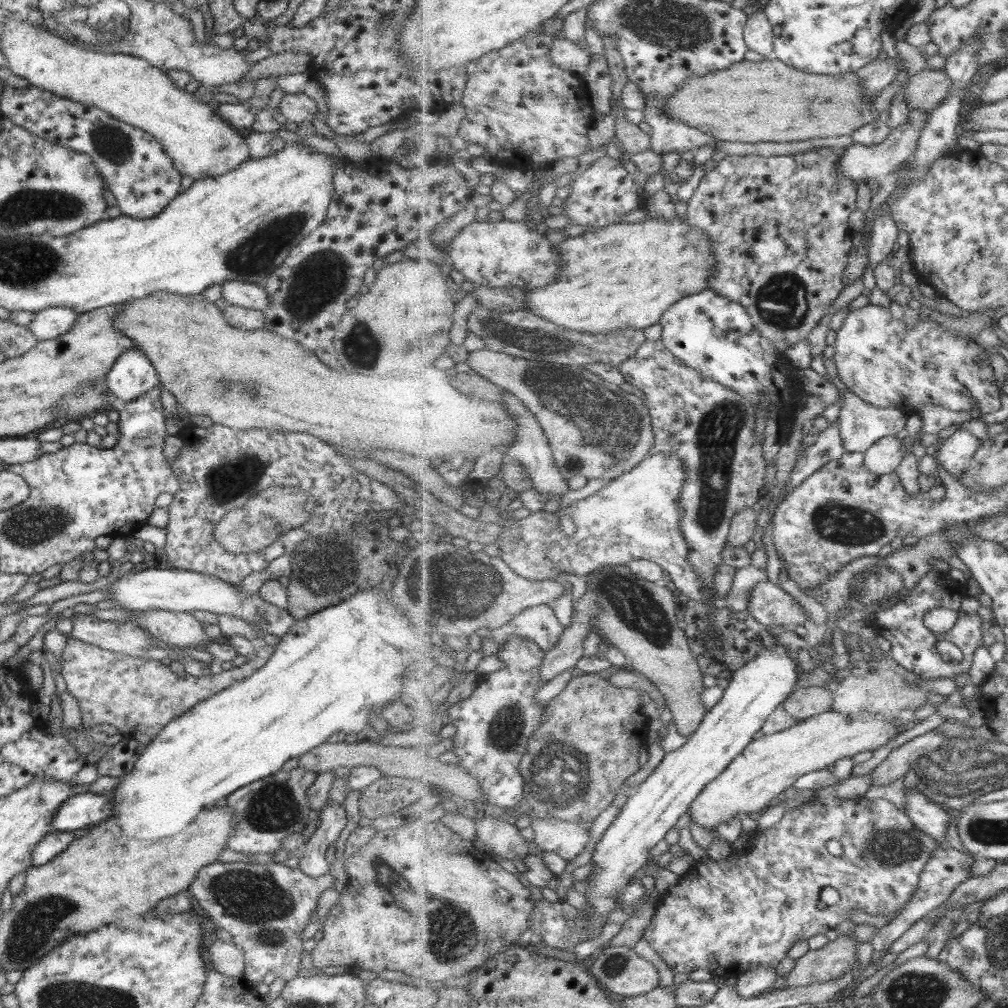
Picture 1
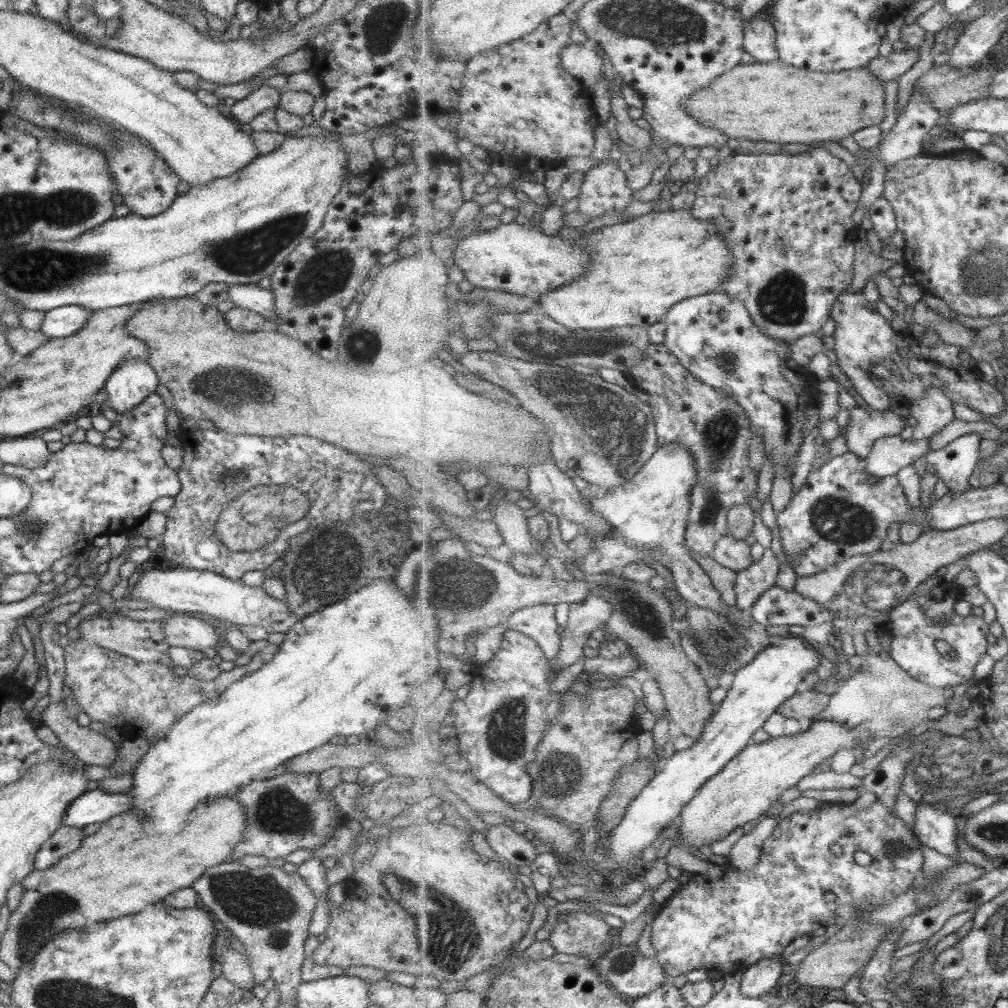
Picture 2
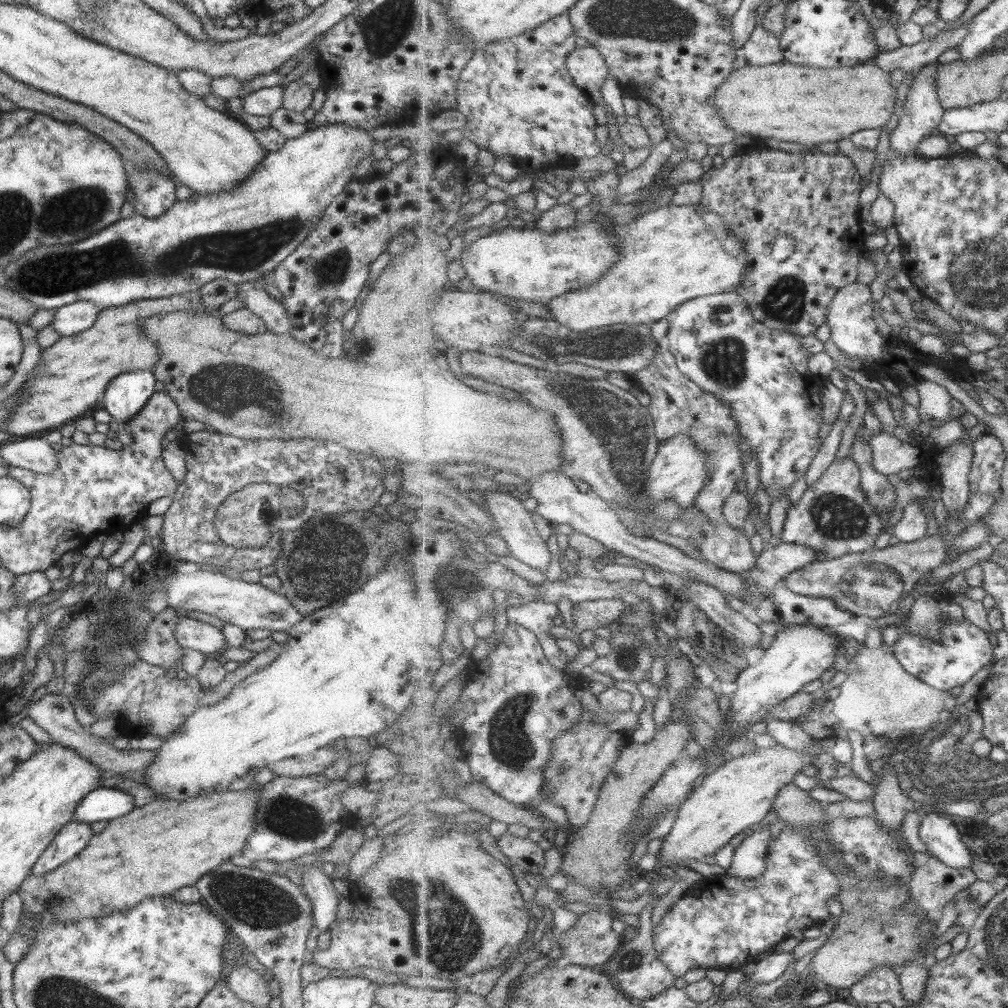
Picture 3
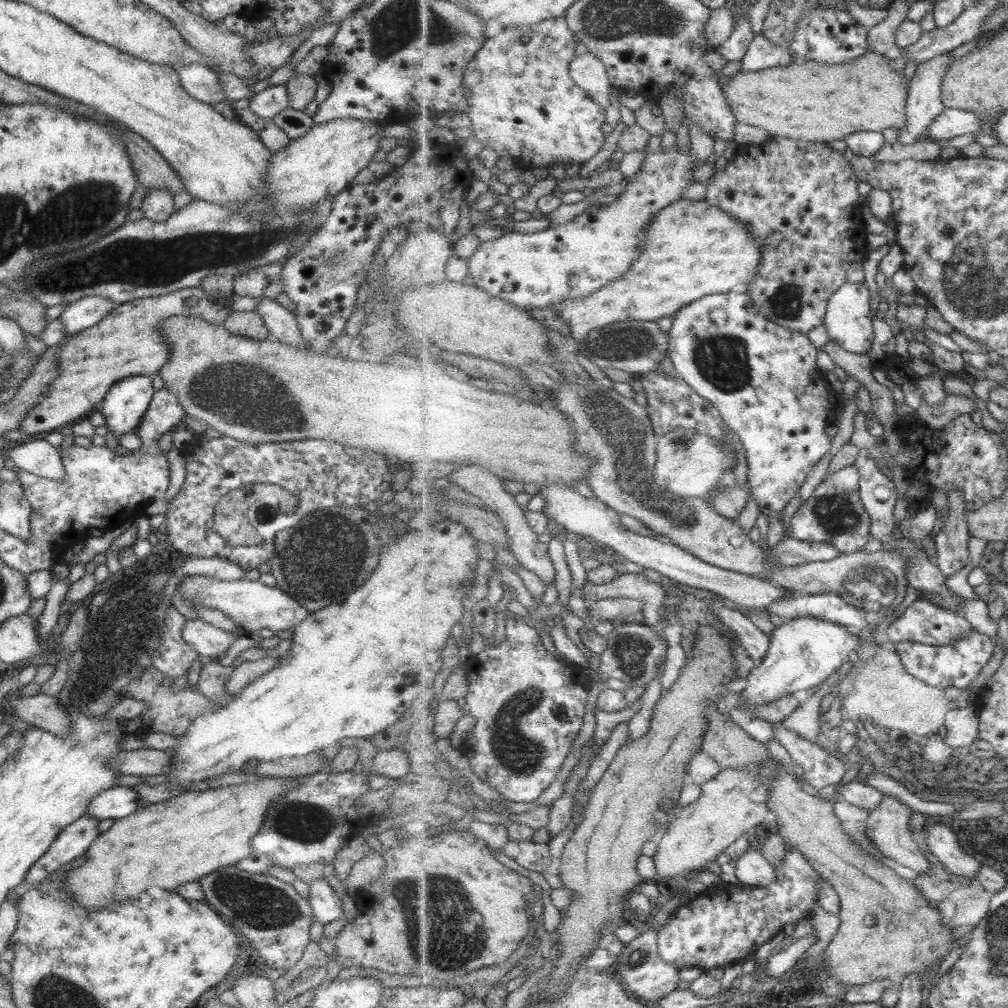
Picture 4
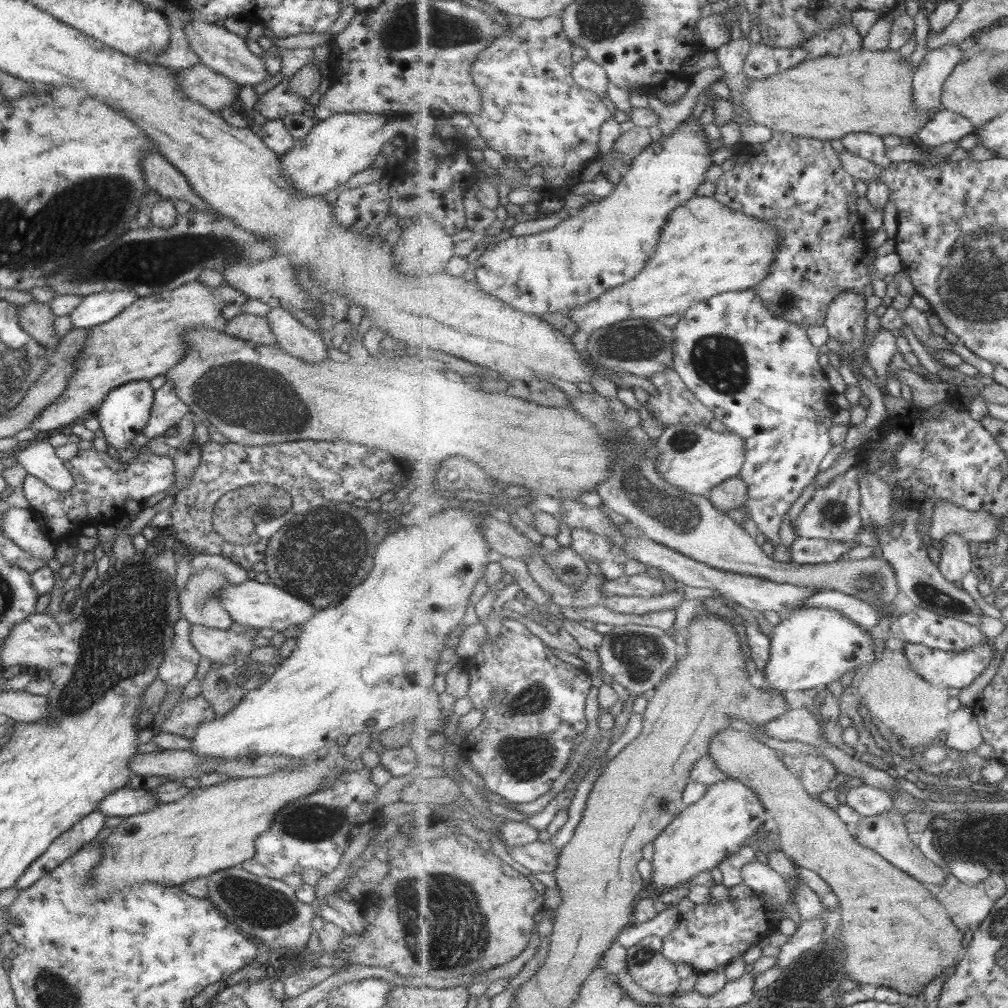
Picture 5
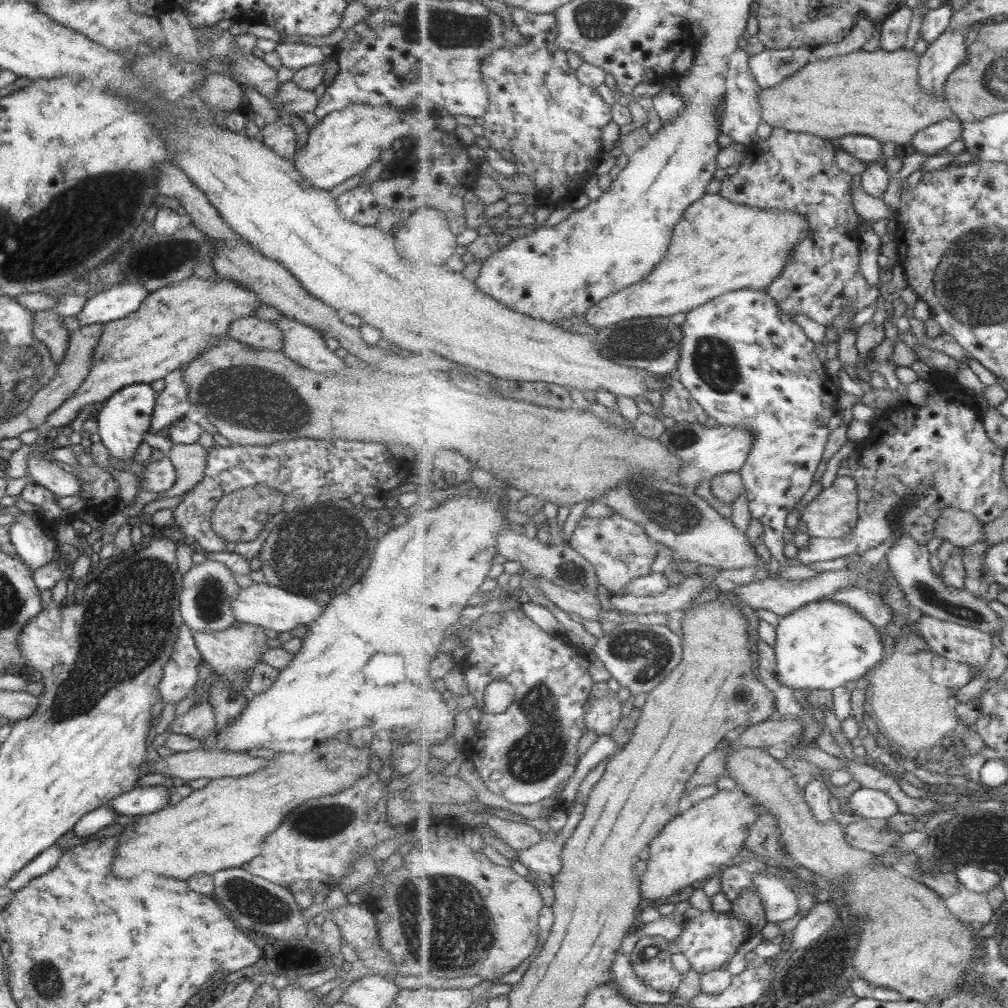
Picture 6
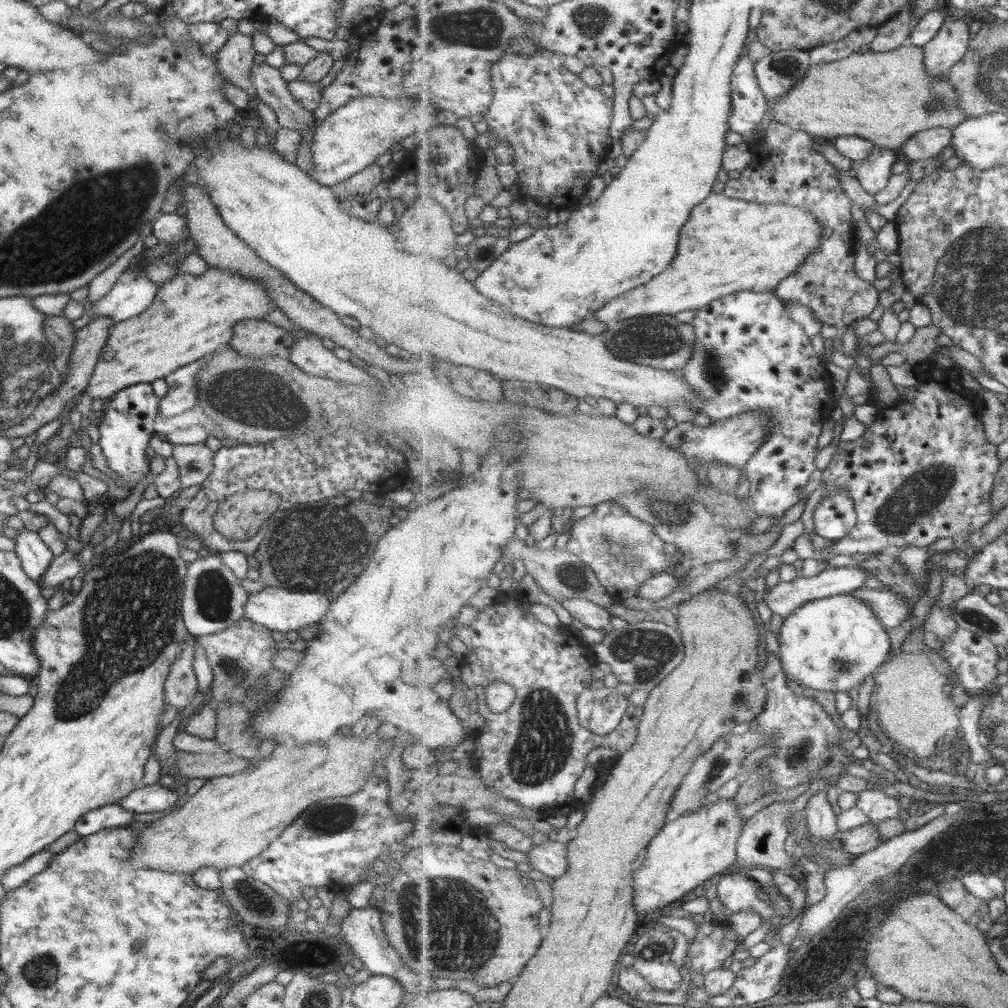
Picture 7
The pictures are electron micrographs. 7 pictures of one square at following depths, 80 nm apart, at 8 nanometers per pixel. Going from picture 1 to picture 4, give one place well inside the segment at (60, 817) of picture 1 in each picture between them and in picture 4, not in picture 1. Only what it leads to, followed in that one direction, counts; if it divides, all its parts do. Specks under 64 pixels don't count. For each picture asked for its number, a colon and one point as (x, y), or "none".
2: (92, 807)
3: (101, 804)
4: (116, 803)

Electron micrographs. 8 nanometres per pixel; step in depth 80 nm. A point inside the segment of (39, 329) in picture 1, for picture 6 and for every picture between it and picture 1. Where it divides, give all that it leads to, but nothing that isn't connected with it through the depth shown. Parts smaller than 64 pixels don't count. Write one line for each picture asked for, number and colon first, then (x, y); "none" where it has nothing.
2: (60, 322)
3: (70, 319)
4: (79, 315)
5: (97, 308)
6: (120, 300)

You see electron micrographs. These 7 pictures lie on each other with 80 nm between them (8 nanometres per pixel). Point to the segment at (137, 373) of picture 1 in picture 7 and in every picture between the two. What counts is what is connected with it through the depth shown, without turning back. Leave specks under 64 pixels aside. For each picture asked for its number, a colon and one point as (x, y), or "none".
2: (132, 381)
3: (126, 394)
4: (124, 404)
5: (124, 412)
6: (122, 422)
7: (125, 428)

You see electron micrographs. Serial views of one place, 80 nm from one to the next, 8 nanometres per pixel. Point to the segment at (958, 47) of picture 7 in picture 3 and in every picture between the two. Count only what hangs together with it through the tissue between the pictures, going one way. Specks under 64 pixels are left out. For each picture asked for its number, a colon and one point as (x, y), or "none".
3: (923, 111)
4: (925, 104)
5: (930, 76)
6: (942, 57)

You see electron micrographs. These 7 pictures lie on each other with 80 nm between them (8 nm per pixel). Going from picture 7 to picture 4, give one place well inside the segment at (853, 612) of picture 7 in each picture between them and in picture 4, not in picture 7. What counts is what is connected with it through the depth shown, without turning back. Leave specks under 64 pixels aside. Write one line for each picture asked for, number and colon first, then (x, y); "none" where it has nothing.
4: (805, 651)
5: (811, 647)
6: (826, 644)

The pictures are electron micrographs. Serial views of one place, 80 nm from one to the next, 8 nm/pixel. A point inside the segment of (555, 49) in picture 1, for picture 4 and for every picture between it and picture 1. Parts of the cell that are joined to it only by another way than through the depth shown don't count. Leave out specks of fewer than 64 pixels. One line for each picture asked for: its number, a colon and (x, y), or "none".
2: (585, 63)
3: (588, 67)
4: (589, 72)

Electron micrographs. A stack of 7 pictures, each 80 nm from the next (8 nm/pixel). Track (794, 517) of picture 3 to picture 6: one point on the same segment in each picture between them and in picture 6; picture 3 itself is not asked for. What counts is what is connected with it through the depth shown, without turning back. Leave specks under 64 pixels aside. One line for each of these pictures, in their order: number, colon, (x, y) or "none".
4: (834, 514)
5: (834, 512)
6: (834, 512)

